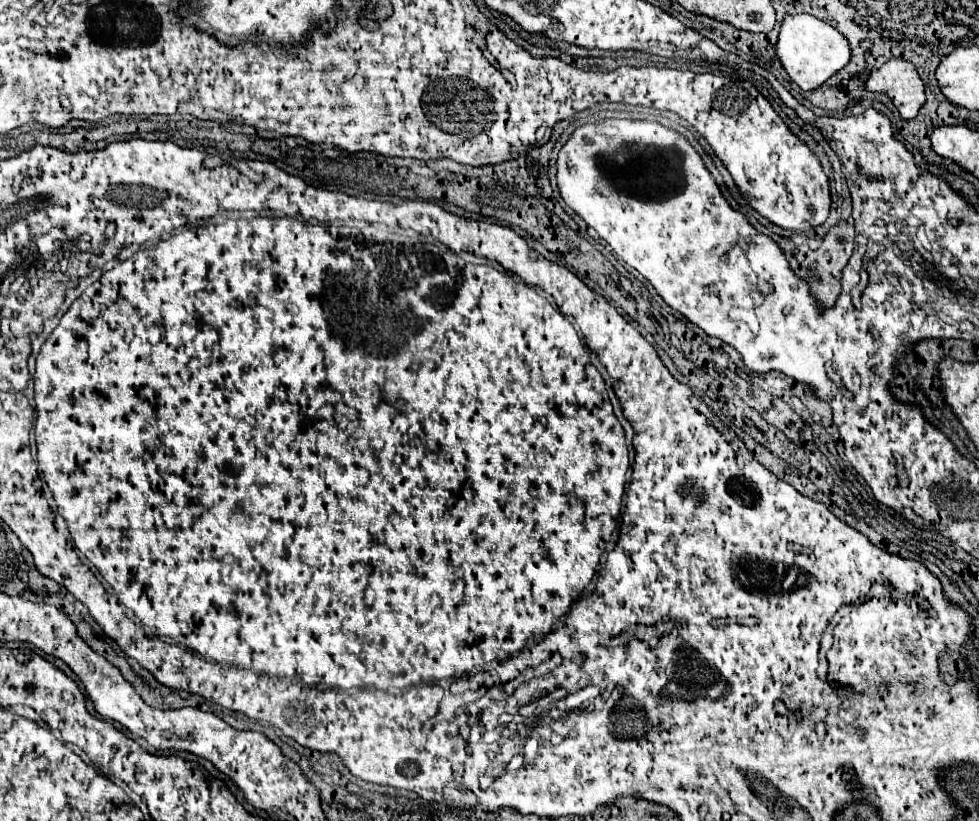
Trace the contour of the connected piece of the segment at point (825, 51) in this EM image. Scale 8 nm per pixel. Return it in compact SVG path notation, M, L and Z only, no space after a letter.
M786 14L782 20L776 54L788 76L802 90L814 90L822 86L830 76L840 72L850 62L852 52L848 40L824 20L818 20L812 14Z

